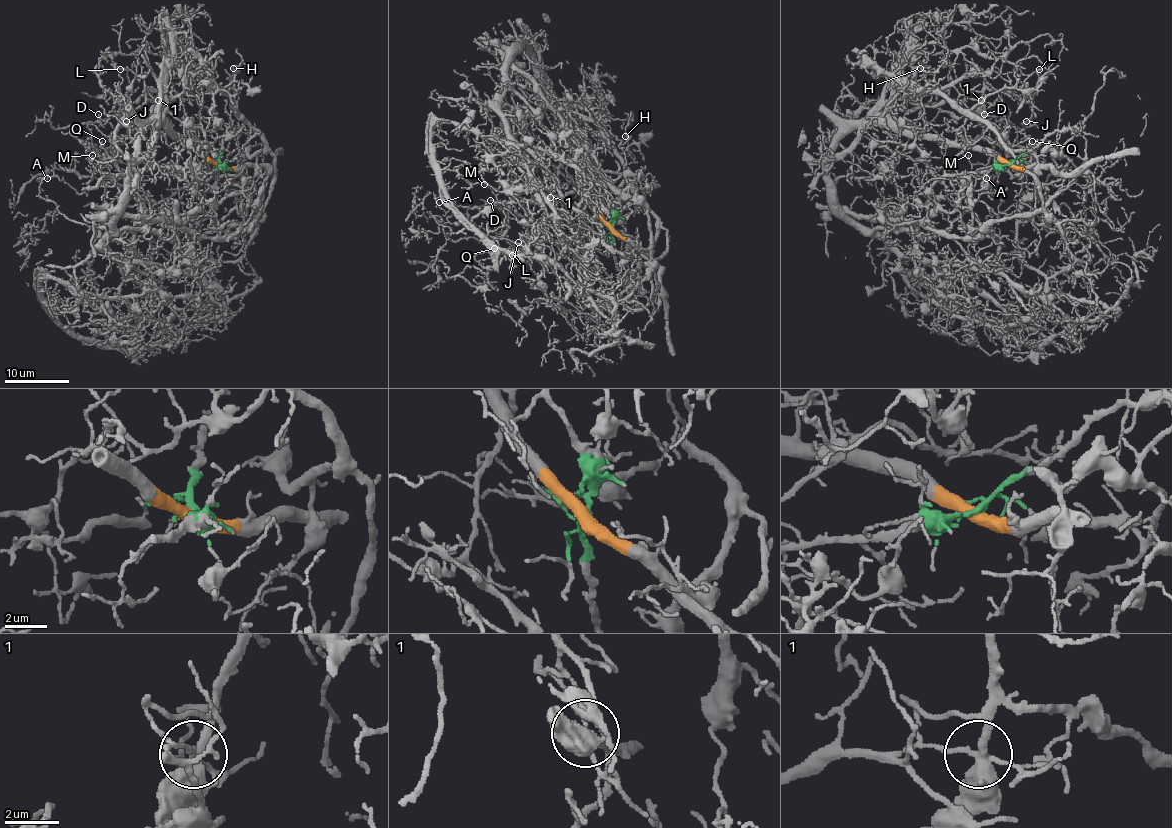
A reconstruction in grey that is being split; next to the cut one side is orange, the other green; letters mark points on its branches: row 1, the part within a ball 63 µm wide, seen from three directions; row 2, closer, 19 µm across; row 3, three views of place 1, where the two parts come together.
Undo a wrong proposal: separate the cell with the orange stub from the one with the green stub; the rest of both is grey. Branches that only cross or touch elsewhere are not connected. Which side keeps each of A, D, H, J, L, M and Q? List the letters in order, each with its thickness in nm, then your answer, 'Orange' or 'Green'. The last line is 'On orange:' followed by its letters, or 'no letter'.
A: Thickness 90 nm. Green
D: Thickness 130 nm. Green
H: Thickness 140 nm. Orange
J: Thickness 130 nm. Green
L: Thickness 110 nm. Green
M: Thickness 110 nm. Green
Q: Thickness 140 nm. Green
On orange: H

